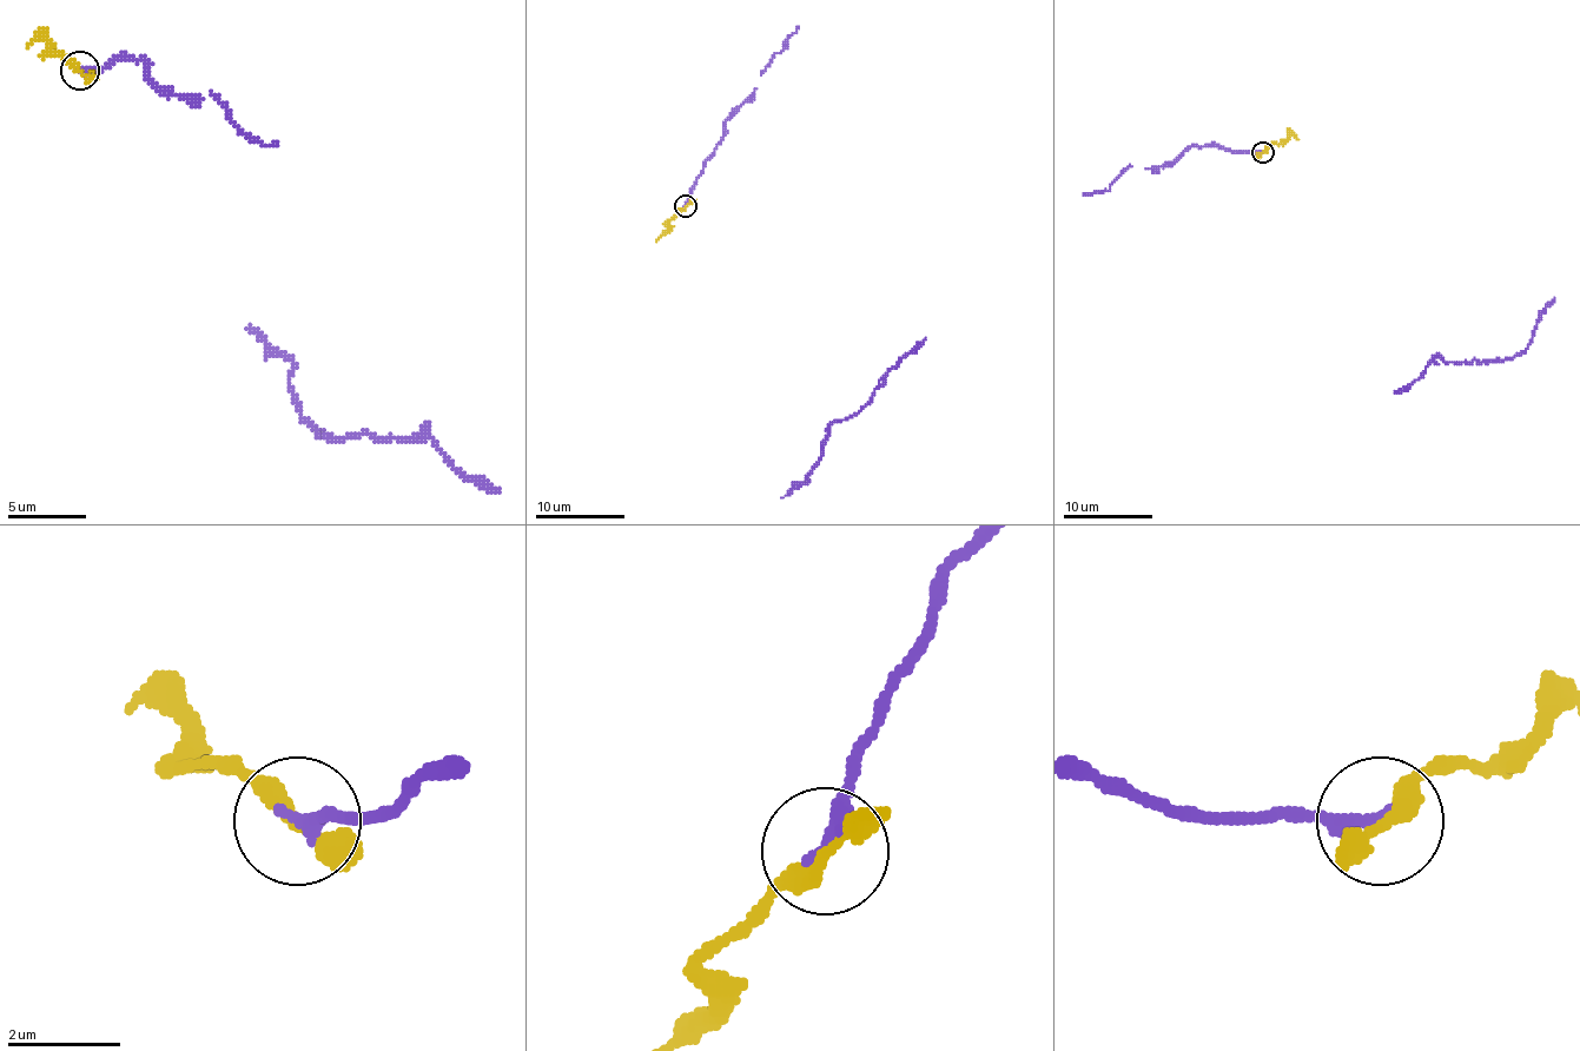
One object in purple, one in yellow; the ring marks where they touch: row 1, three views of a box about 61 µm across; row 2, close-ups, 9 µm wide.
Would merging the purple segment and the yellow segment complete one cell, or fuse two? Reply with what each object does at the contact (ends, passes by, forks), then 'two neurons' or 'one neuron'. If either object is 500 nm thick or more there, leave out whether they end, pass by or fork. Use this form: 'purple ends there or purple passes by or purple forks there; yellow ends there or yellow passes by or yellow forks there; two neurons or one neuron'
purple ends there; yellow passes by; one neuron

